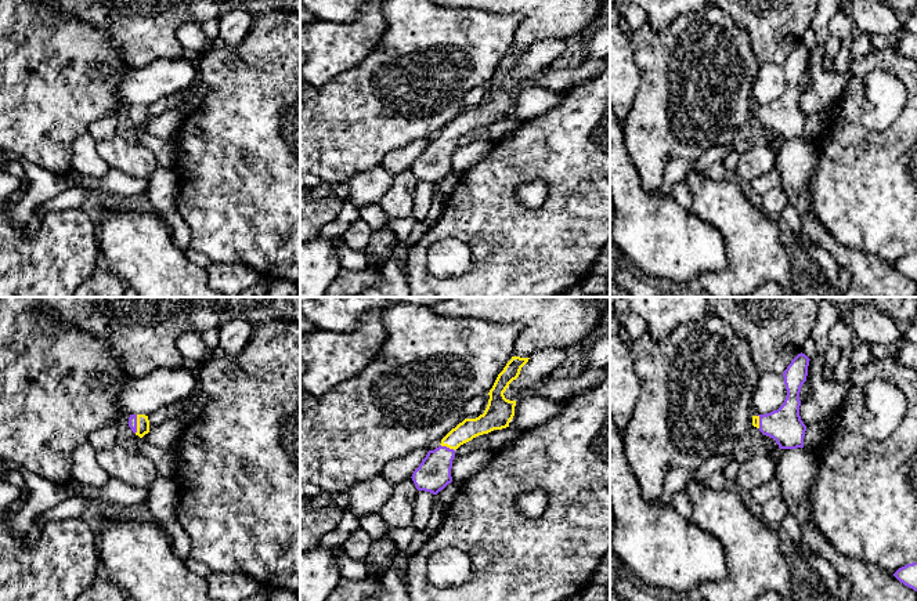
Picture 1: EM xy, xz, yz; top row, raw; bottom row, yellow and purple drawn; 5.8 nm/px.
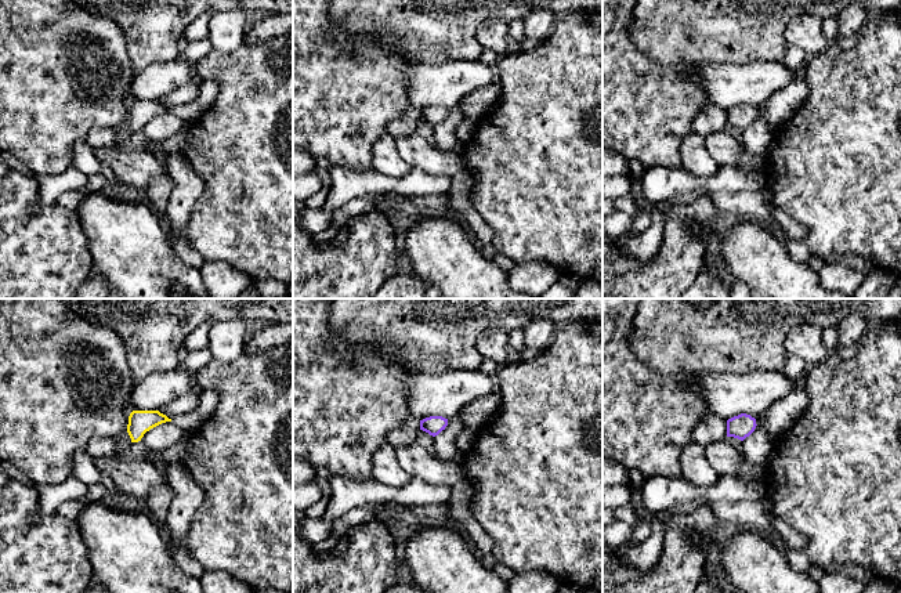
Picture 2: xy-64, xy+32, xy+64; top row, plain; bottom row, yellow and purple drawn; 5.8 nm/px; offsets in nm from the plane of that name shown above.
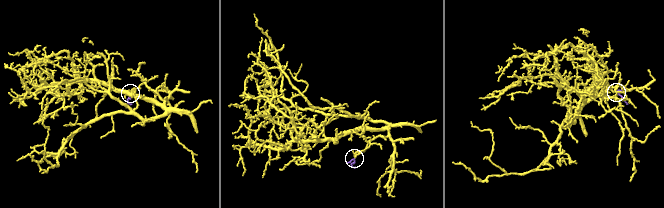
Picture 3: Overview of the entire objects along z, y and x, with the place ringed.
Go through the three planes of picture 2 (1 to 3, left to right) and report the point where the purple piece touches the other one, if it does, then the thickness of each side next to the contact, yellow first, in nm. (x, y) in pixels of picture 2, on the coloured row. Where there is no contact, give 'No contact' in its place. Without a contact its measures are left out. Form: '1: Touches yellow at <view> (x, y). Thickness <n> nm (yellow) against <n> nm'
1: No contact
2: No contact
3: No contact

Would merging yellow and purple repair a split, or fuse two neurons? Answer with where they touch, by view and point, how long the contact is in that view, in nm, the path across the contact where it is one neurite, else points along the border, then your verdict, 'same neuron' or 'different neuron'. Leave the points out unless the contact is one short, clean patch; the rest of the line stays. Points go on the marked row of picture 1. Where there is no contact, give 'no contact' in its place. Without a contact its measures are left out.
xy (137, 424) | 110 nm | across xy (143, 423), (137, 424), (133, 417) | same neuron

